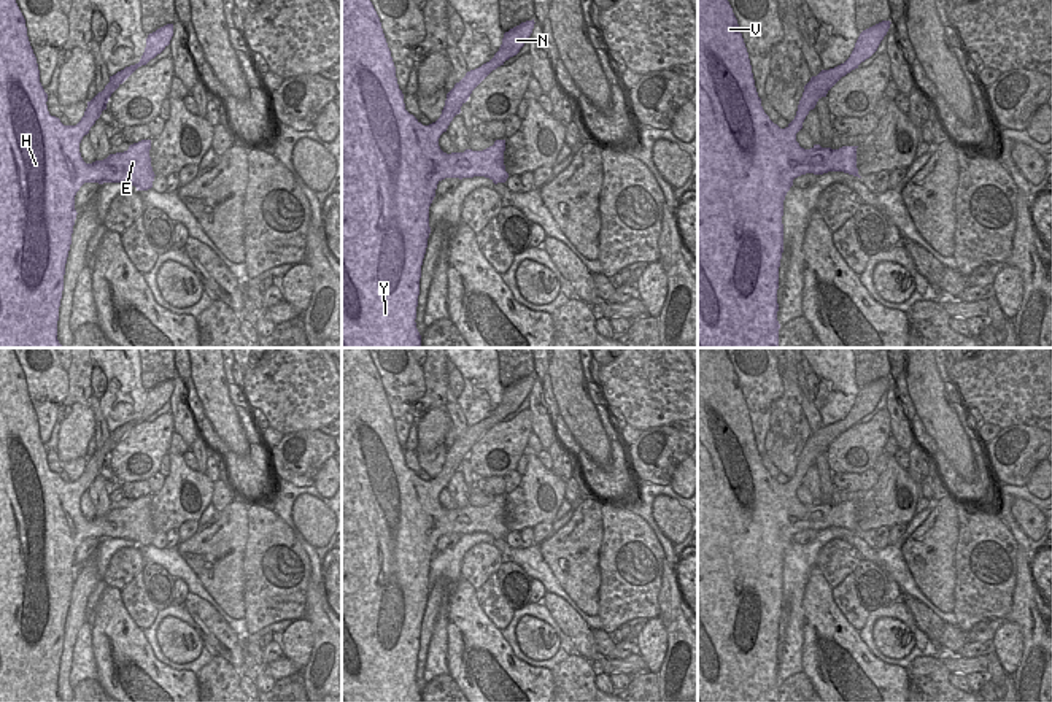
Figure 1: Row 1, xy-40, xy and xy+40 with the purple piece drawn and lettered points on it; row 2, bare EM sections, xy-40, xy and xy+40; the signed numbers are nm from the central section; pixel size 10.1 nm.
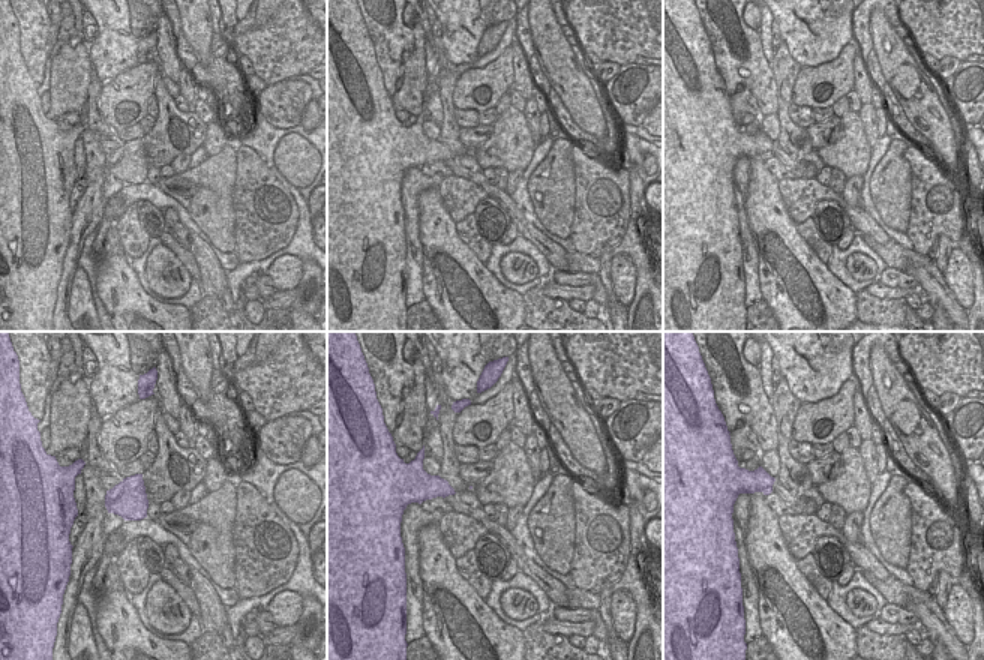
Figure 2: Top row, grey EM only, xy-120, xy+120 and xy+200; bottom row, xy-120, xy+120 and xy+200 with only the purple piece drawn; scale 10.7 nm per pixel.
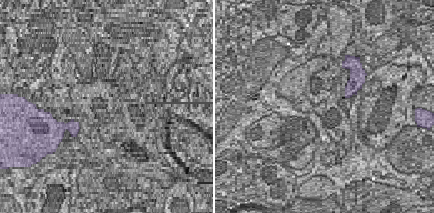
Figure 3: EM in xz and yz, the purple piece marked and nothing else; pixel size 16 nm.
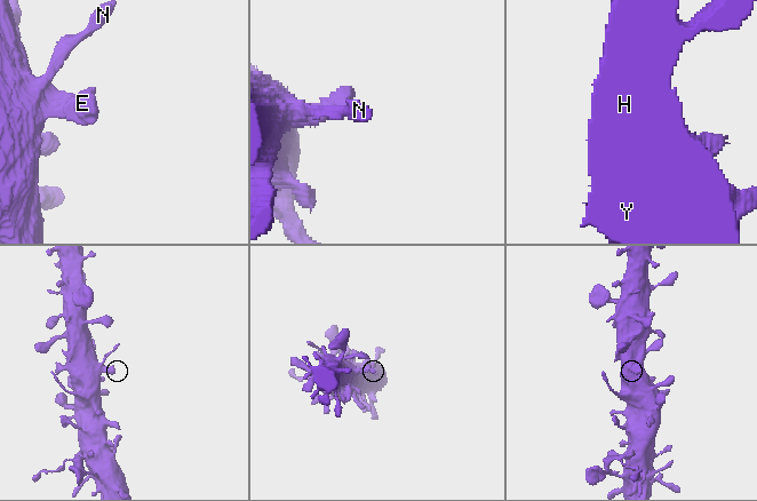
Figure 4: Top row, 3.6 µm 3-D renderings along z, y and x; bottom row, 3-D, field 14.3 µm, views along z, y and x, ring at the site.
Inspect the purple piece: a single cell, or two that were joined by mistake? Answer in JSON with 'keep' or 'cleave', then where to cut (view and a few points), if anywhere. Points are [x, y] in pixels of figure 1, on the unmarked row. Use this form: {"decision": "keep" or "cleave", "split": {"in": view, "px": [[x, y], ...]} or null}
{"decision": "keep", "split": null}

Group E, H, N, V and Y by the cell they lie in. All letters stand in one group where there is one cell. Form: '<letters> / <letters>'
E H N V Y

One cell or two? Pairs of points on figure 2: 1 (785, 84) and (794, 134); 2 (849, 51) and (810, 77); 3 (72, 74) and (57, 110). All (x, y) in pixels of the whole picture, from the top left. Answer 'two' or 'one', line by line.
1: one
2: one
3: one

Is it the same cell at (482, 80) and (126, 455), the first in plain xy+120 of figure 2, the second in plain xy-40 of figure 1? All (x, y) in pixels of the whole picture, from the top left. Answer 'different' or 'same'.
same

